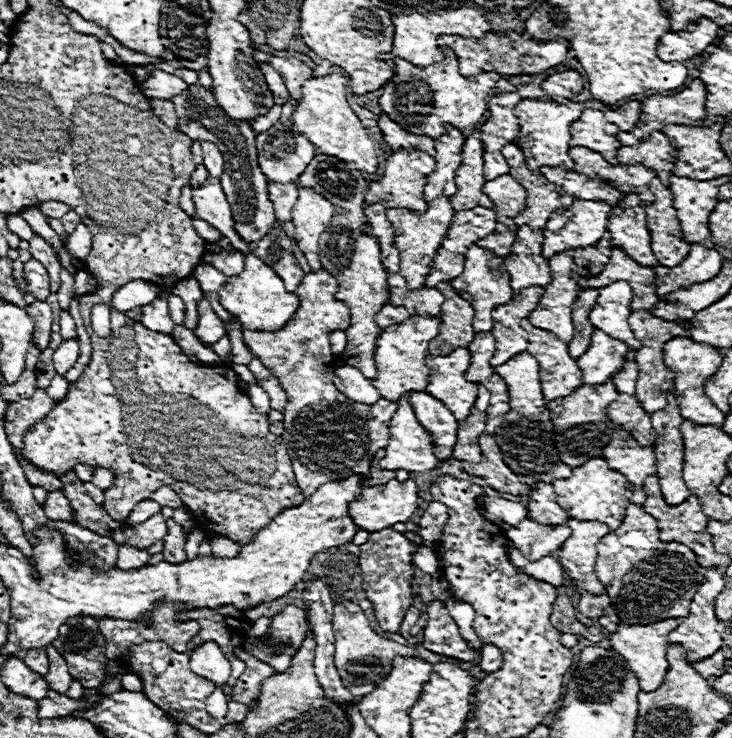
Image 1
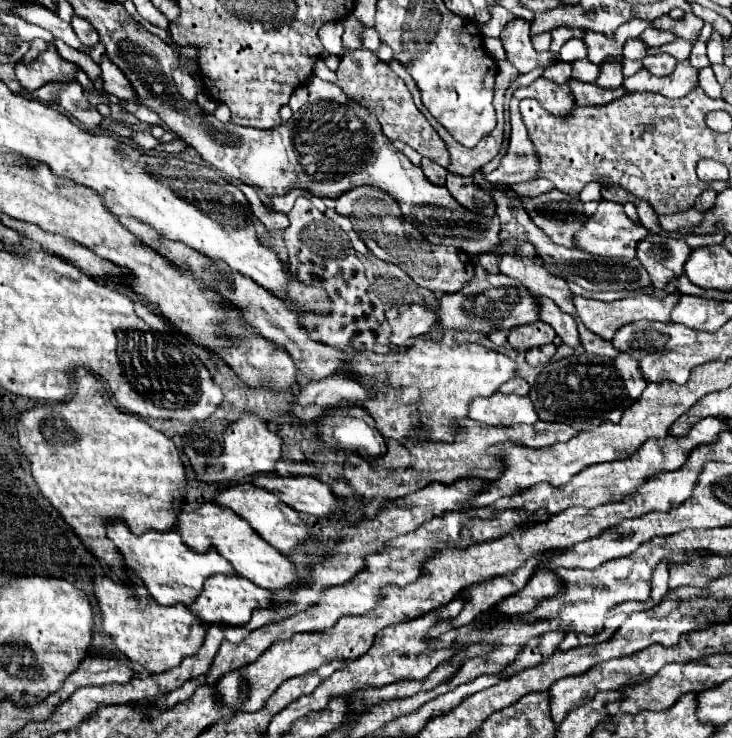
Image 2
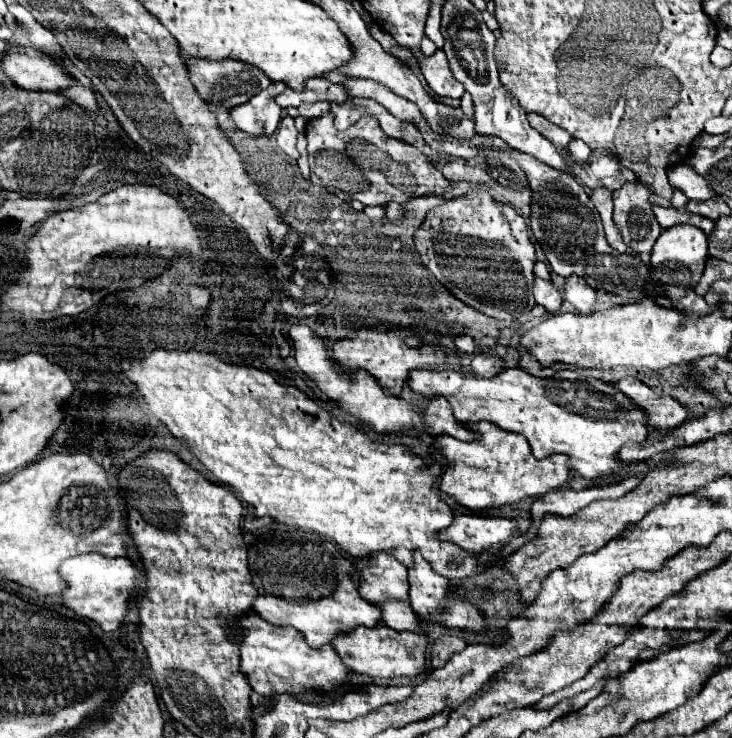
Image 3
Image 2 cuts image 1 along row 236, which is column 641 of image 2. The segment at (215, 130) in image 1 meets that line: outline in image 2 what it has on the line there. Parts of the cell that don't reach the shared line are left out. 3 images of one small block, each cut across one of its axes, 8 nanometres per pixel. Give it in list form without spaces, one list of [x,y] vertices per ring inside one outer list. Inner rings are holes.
[[[650,234],[638,244],[636,256],[646,266],[652,284],[664,290],[670,280],[684,272],[684,262],[688,260],[690,252],[692,248],[684,240]]]

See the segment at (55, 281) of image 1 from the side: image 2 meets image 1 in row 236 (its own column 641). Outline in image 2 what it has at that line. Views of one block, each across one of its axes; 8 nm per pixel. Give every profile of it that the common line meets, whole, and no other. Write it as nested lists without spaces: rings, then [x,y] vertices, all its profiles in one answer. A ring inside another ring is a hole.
[[[646,28],[642,34],[640,34],[640,40],[646,44],[646,46],[662,46],[662,44],[668,44],[672,40],[676,40],[672,34],[668,32],[660,32],[656,28]]]

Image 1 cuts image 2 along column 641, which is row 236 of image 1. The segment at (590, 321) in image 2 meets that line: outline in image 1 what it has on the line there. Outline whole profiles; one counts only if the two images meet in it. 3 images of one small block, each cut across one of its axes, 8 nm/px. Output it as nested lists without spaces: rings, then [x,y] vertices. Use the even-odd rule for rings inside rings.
[[[300,188],[298,192],[300,196],[292,210],[292,222],[296,226],[294,240],[304,252],[312,272],[318,272],[320,270],[318,238],[328,228],[334,216],[334,206],[326,198],[322,198],[320,194],[314,194],[308,188]]]

